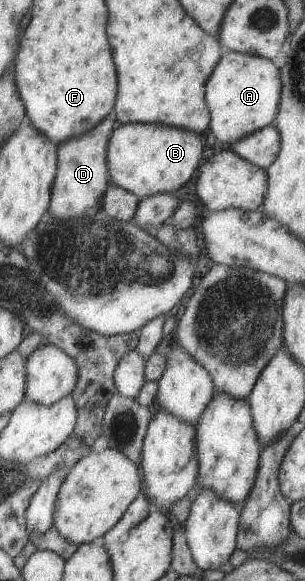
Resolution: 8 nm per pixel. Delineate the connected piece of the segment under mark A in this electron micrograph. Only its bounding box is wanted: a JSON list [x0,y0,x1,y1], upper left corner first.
[205,49,280,145]

